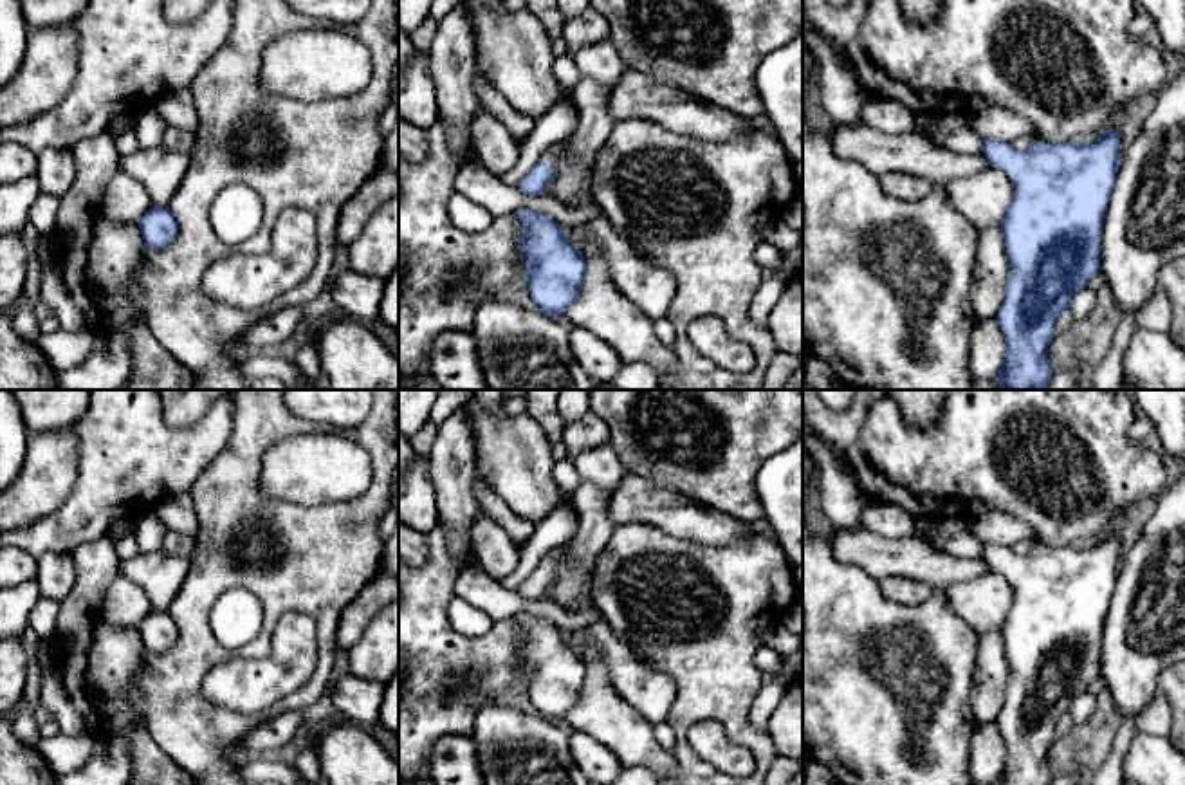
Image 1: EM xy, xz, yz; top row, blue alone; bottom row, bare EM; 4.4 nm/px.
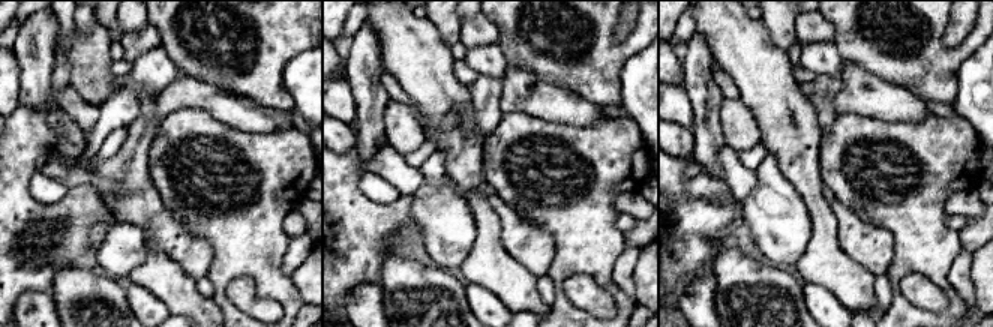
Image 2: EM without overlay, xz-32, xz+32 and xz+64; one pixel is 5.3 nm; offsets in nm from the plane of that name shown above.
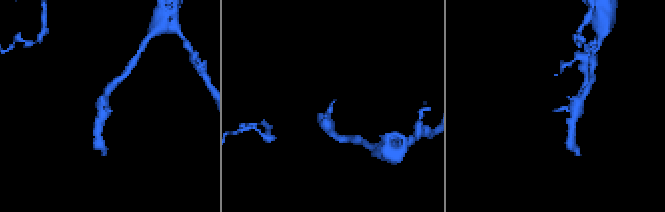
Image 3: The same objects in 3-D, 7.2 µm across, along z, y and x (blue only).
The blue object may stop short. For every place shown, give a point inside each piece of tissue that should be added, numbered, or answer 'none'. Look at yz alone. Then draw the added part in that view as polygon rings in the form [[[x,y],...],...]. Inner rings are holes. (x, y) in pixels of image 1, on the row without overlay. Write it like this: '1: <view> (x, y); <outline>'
none

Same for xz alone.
1: xz (551, 558); [[[563,547],[552,549],[550,552],[547,552],[541,559],[541,563],[548,568],[556,568],[559,558],[565,554]]]

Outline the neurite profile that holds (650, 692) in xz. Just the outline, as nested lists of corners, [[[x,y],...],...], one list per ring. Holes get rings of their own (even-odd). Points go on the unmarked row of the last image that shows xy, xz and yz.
[[[602,617],[566,630],[565,639],[577,655],[583,655],[588,644],[595,644],[604,653],[611,689],[649,724],[666,722],[676,697],[673,679],[638,659]]]

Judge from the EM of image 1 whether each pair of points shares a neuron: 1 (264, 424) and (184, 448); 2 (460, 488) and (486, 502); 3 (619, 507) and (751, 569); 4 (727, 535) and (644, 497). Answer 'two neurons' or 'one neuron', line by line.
1: two neurons
2: two neurons
3: two neurons
4: one neuron

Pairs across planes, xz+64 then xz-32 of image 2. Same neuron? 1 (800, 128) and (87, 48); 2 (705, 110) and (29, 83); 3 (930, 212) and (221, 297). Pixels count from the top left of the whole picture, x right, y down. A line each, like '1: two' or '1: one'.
1: one
2: one
3: one

